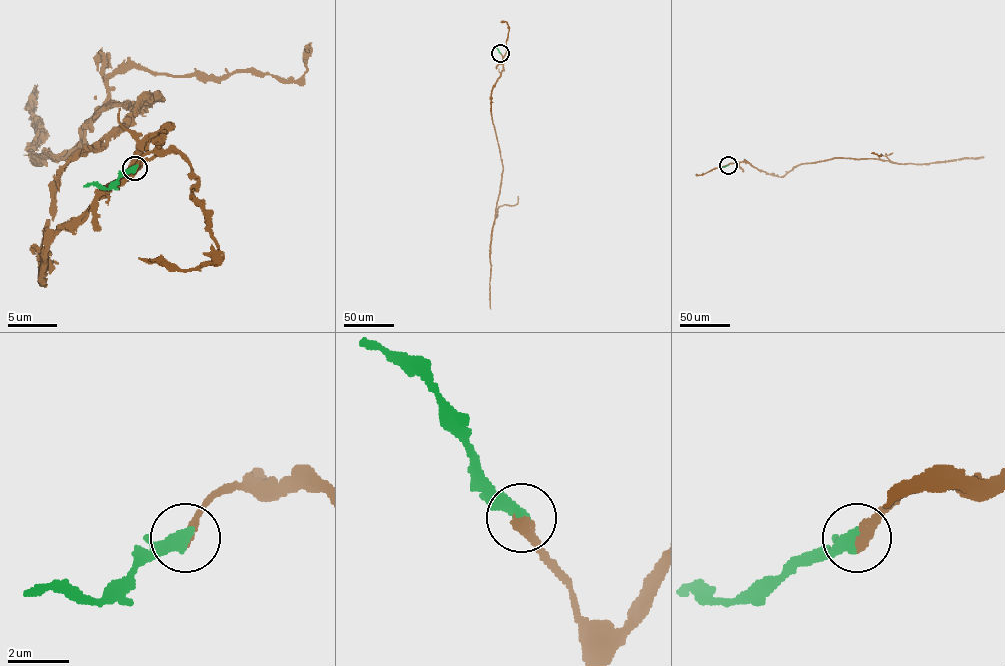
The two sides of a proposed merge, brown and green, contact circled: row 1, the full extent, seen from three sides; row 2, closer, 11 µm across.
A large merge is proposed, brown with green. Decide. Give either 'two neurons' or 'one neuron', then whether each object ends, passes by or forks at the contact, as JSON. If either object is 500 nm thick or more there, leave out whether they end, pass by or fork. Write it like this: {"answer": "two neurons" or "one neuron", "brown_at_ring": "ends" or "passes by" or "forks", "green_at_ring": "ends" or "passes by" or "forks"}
{"answer": "one neuron", "brown_at_ring": "ends", "green_at_ring": "ends"}

